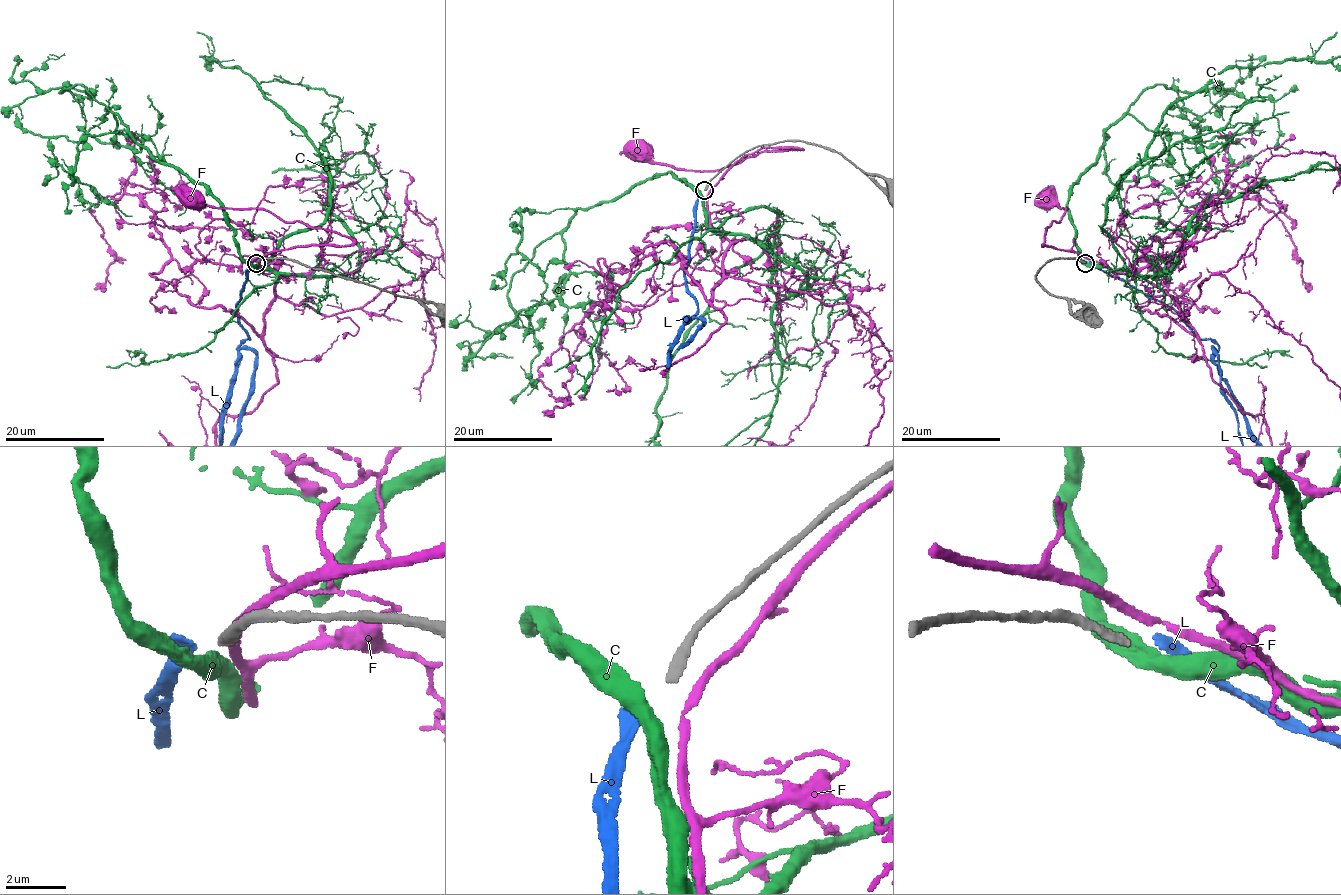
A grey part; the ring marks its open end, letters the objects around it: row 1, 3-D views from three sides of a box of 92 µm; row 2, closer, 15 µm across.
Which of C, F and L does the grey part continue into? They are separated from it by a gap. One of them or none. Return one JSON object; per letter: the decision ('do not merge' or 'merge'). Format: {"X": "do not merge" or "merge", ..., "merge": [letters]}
{"C": "do not merge", "F": "do not merge", "L": "do not merge", "merge": []}

